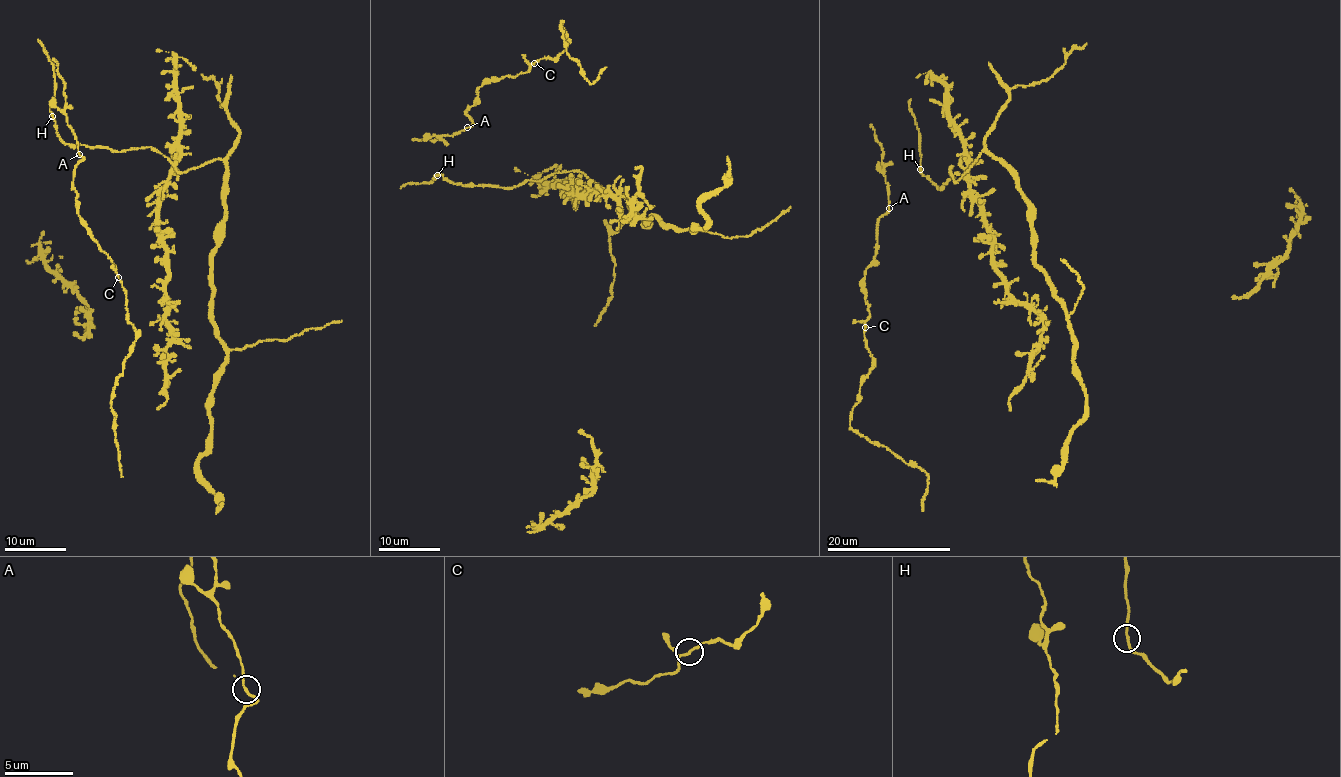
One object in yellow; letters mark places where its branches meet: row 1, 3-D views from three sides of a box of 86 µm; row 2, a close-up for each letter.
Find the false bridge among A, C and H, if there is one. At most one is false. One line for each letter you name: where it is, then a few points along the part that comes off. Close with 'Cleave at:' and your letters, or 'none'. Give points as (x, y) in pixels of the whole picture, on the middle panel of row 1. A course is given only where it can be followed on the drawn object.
Cleave at: none

